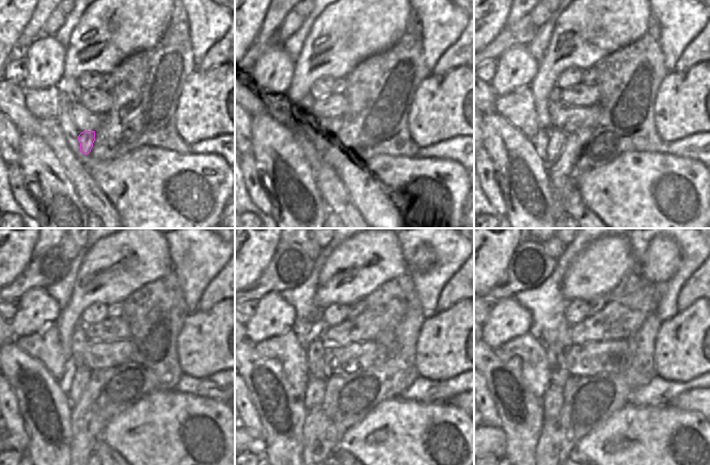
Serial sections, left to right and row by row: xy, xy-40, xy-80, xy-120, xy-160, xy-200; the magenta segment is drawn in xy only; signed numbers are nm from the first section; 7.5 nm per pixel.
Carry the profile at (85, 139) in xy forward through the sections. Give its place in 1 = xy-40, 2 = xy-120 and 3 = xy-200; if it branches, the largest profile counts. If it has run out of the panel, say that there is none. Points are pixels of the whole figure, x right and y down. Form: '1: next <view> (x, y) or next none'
1: next xy-40 (320, 143)
2: next xy-120 (81, 375)
3: next xy-200 (552, 399)

